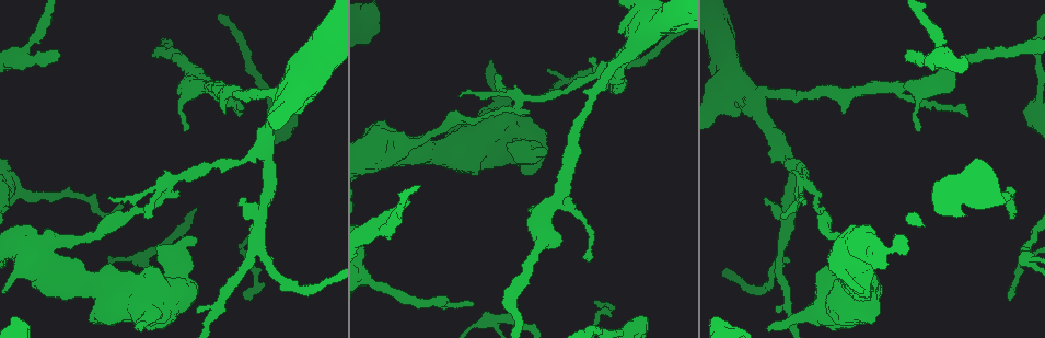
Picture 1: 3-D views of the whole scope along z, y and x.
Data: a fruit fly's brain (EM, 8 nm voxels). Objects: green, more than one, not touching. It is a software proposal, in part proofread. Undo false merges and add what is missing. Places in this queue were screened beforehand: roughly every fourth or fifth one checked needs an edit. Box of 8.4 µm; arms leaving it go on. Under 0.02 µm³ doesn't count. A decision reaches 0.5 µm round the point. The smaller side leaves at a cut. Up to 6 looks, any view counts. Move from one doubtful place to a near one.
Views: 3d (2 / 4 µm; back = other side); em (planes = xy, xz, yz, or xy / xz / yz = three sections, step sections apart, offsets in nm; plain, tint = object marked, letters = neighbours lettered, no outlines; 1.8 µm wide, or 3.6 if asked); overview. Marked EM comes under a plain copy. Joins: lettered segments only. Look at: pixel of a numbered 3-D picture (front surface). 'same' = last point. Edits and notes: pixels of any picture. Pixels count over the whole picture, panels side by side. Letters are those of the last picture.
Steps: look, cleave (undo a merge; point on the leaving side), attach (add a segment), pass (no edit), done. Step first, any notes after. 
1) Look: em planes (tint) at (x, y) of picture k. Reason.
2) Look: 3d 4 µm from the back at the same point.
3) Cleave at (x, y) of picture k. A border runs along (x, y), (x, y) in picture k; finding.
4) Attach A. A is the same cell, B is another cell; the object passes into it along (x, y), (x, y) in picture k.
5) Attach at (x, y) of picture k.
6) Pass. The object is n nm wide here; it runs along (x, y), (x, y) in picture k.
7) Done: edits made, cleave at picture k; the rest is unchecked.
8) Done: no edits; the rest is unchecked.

Look: em planes (letters) at (184, 131) of picture 1. Thin end.

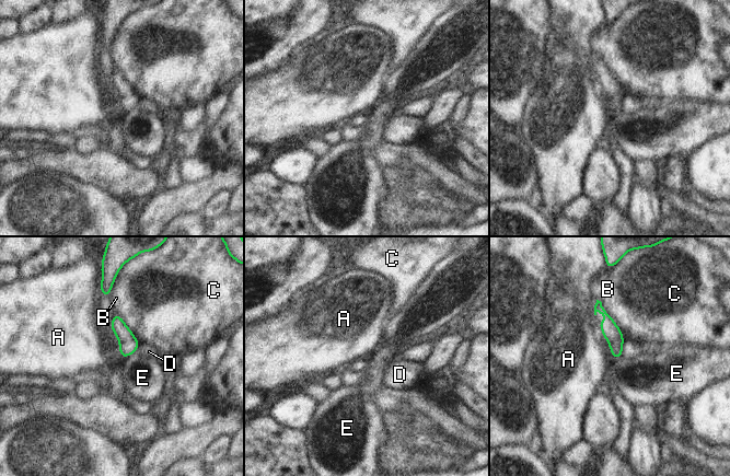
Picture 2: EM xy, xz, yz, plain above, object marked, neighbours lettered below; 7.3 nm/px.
Pass. A, B, C, D and E are other cells; a border runs along (136, 351), (123, 359) in picture 2; no lettered segment goes on from it.

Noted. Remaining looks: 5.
Look: em planes (tint) at (56, 51) of picture 1. Branch stops here.

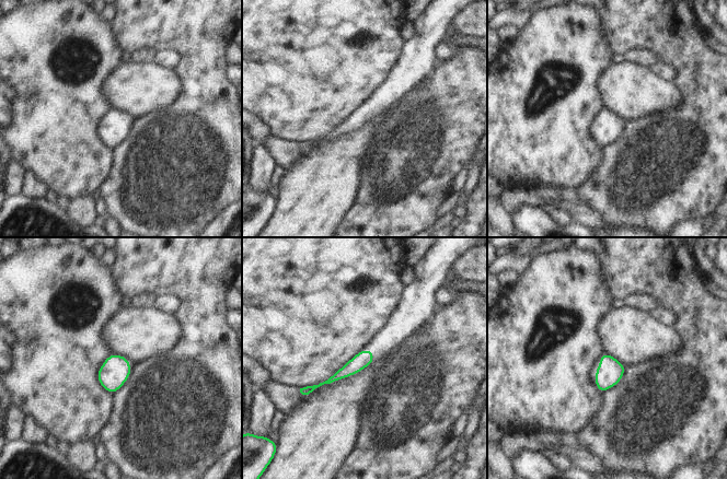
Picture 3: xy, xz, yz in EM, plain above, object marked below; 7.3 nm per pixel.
Look: em planes (letters) at the same point.

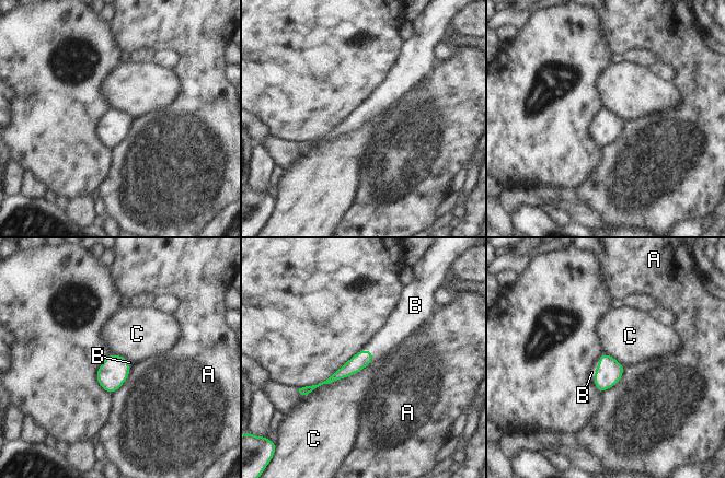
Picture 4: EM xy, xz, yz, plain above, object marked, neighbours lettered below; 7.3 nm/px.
Attach B. B is the same cell, A and C are other cells; the object passes into it along (609, 372), (595, 371), (591, 372) in picture 4; the neuron continues.

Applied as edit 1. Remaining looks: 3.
Look: overview.

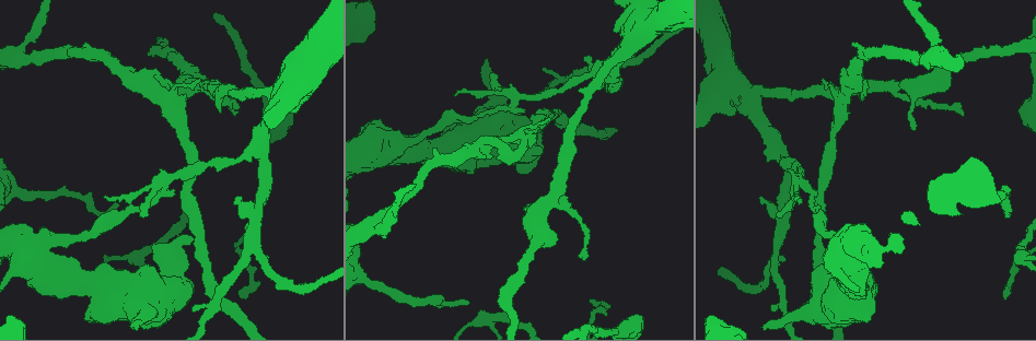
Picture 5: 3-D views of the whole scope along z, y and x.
Look: em 3.6 µm planes (letters) at (760, 197) of picture 5. Free end.

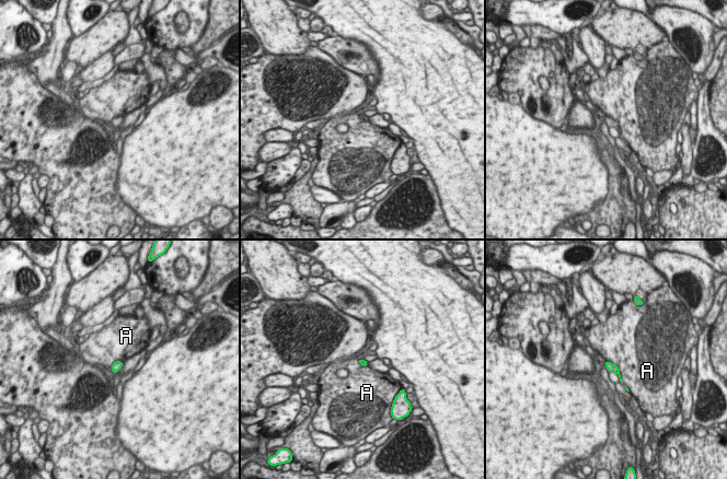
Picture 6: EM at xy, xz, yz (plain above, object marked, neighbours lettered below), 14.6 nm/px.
Pass. The longest contact is with A, 600 nm; A is another cell; none of them fits.

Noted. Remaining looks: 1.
Done: edits made, attach at picture 4; the rest is unchecked.

